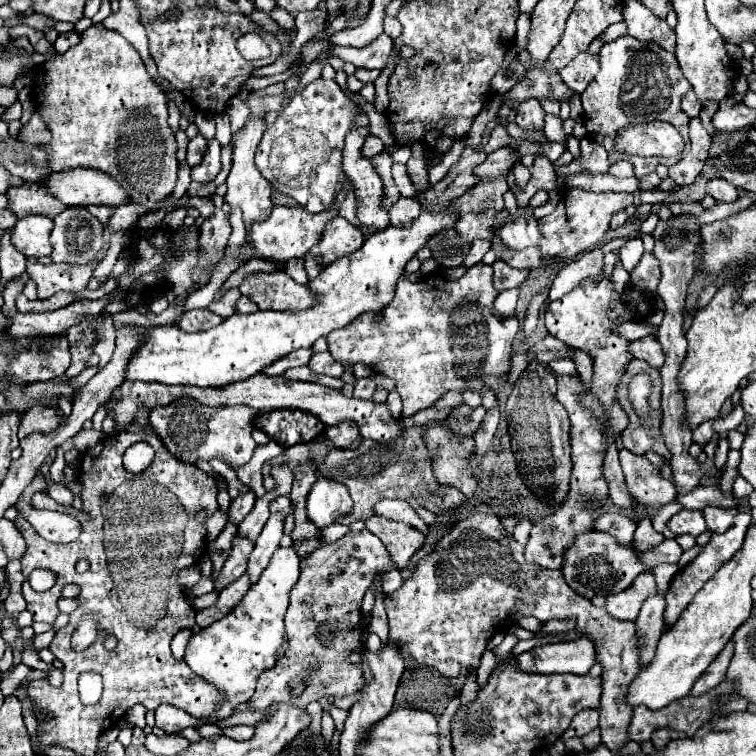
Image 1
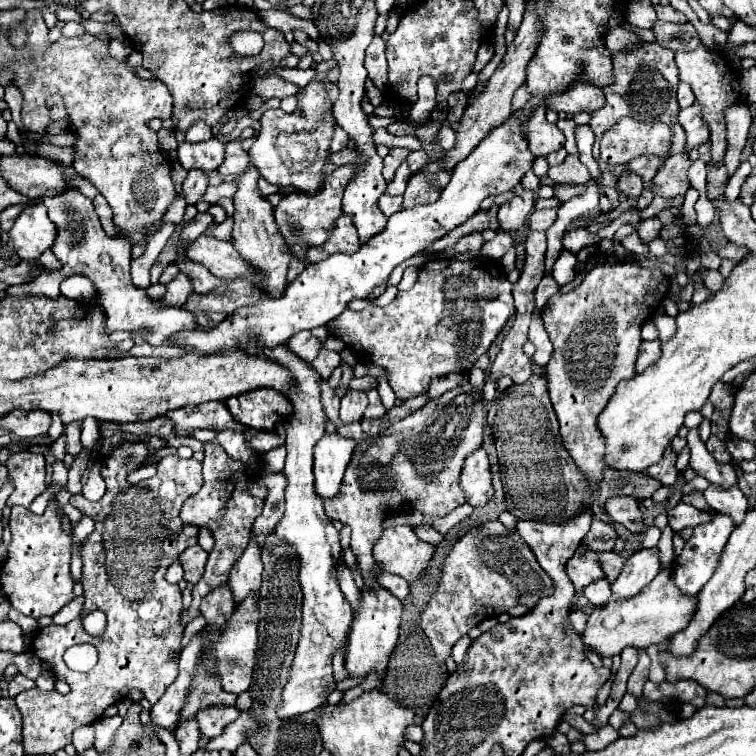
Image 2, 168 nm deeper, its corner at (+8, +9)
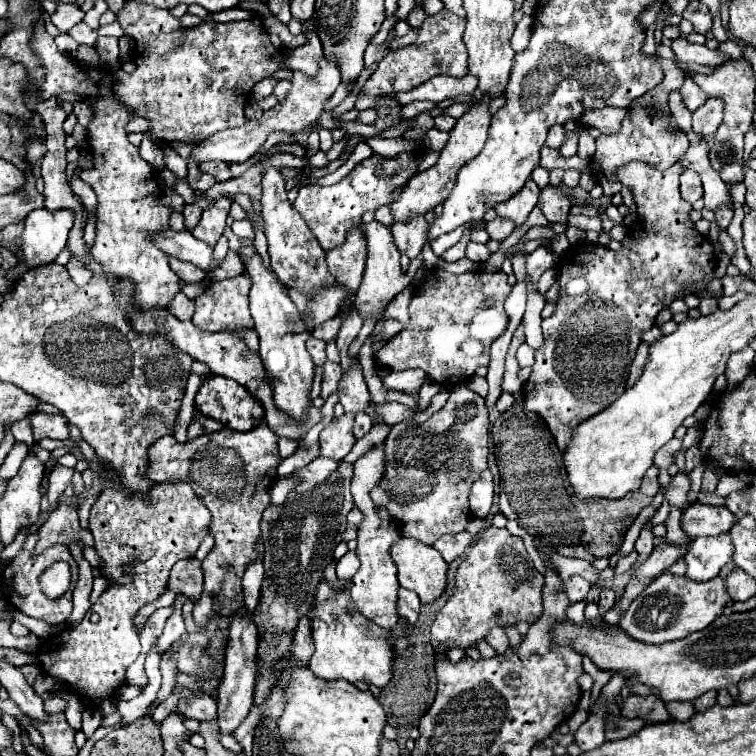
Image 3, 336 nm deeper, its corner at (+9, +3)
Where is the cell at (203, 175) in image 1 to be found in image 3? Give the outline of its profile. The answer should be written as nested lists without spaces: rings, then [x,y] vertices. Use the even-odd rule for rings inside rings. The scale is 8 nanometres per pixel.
[[[196,202],[184,206],[184,218],[186,218],[184,224],[186,224],[186,230],[196,228],[196,224],[198,224],[198,220],[200,220],[200,214],[202,214],[202,208],[200,208]]]

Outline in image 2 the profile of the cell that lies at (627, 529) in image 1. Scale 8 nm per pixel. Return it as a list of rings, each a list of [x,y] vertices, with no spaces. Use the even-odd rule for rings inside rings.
[[[593,520],[591,530],[589,530],[589,534],[583,538],[583,542],[585,542],[591,550],[607,552],[607,550],[613,550],[617,538],[619,538],[619,534],[617,534],[617,530],[613,528],[613,524],[601,522],[601,520]]]

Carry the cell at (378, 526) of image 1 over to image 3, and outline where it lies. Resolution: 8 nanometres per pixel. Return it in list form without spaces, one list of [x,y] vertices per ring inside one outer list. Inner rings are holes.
[[[400,538],[400,542],[392,546],[392,558],[398,566],[400,586],[416,592],[424,604],[430,604],[444,594],[448,564],[438,550],[420,540]]]

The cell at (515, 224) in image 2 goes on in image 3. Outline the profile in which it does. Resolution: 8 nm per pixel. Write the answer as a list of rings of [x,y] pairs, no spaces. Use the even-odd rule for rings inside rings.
[[[528,178],[528,184],[524,184],[524,188],[516,196],[508,198],[506,202],[496,204],[496,214],[508,220],[516,220],[516,224],[522,224],[526,222],[530,210],[536,206],[538,194],[540,194],[540,188],[536,186],[532,178]]]

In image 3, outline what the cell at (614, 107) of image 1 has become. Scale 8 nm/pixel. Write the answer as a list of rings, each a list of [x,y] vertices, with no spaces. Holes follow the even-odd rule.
[[[658,58],[658,60],[664,68],[662,84],[648,90],[644,96],[640,96],[636,102],[630,104],[630,112],[624,118],[620,134],[600,136],[596,140],[596,154],[590,162],[590,166],[598,176],[606,178],[600,184],[602,184],[603,193],[608,198],[612,198],[616,192],[622,190],[620,180],[616,178],[616,172],[624,164],[628,164],[632,160],[640,160],[640,162],[646,162],[646,164],[658,168],[658,170],[668,170],[688,150],[688,138],[682,130],[676,128],[676,124],[672,122],[672,116],[670,116],[670,108],[668,108],[668,94],[682,86],[684,72],[672,60],[664,60],[664,58]]]

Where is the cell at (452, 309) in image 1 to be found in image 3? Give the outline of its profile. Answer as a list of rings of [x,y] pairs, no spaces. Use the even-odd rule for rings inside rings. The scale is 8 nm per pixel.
[[[432,270],[428,280],[414,290],[408,326],[380,348],[378,360],[392,370],[420,368],[438,384],[470,380],[476,368],[488,366],[490,344],[508,326],[504,300],[510,290],[512,286],[504,272],[466,272],[456,276],[446,270]]]

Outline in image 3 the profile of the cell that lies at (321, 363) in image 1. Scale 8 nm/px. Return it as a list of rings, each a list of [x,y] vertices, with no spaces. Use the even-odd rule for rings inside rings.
[[[326,362],[322,366],[322,398],[326,400],[332,392],[336,392],[338,388],[338,380],[342,376],[342,368],[340,364],[334,364],[334,362]]]

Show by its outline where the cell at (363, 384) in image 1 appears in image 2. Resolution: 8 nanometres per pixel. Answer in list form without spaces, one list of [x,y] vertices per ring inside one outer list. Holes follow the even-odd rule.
[[[363,376],[363,378],[353,378],[351,380],[351,384],[349,384],[349,390],[371,390],[371,388],[375,388],[377,386],[377,378],[373,378],[373,376]]]

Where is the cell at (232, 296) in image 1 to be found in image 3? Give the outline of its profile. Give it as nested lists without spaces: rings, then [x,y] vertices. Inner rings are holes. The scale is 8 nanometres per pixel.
[[[170,258],[170,268],[178,274],[178,278],[186,284],[192,284],[192,282],[202,282],[206,278],[206,272],[200,270],[198,266],[190,264],[190,262],[184,262],[184,260],[176,260],[176,258]]]

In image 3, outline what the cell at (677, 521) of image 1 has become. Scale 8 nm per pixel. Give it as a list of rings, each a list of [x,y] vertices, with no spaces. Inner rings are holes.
[[[692,504],[682,514],[682,530],[688,538],[698,536],[718,536],[722,532],[730,532],[732,524],[736,524],[736,516],[724,506],[708,506],[708,504]]]

